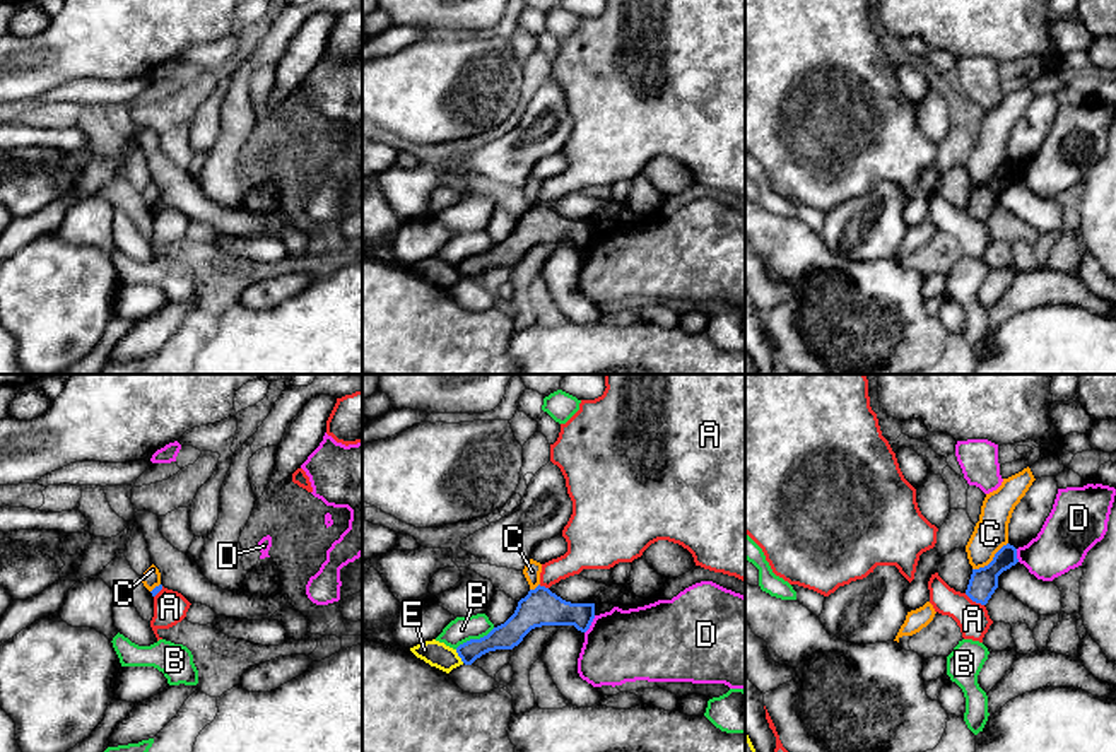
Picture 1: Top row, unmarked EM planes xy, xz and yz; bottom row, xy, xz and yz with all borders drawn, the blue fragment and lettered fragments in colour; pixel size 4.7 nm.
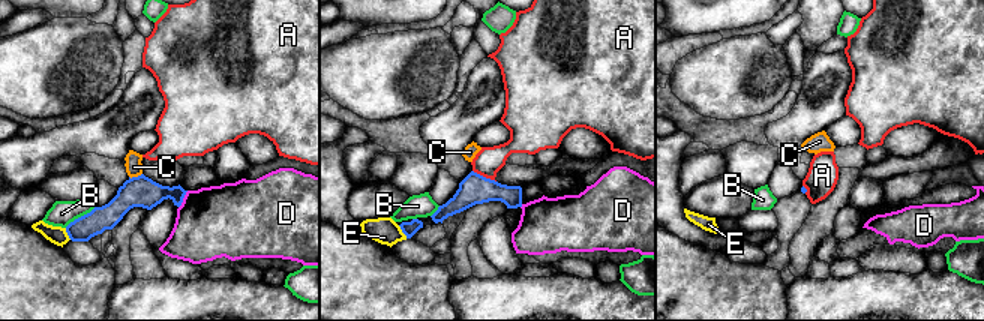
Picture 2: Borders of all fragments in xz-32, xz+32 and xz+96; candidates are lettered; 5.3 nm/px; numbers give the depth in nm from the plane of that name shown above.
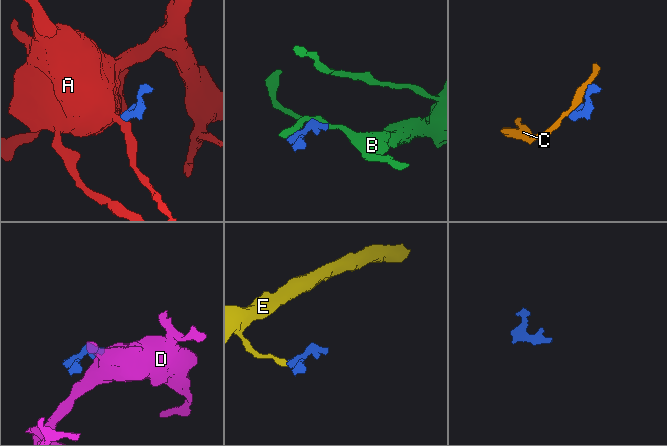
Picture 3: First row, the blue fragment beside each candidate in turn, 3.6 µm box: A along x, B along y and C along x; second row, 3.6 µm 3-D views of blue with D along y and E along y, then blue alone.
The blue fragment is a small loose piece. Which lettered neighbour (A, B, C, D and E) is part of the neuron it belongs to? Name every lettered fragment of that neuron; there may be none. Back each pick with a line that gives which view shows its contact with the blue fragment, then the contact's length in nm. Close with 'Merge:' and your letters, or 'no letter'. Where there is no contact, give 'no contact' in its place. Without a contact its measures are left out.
A: contact in yz; length 110 nm
Merge: A

